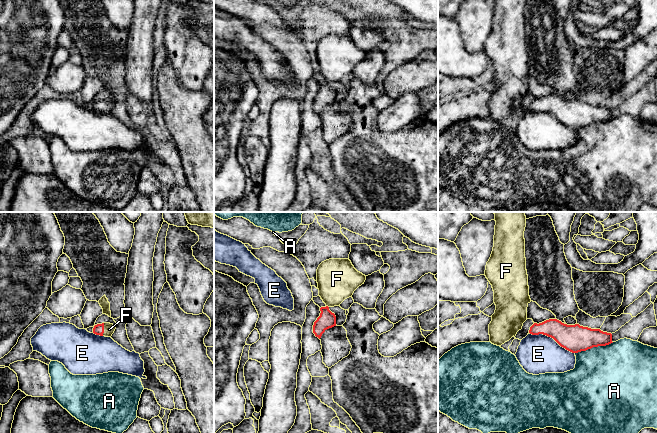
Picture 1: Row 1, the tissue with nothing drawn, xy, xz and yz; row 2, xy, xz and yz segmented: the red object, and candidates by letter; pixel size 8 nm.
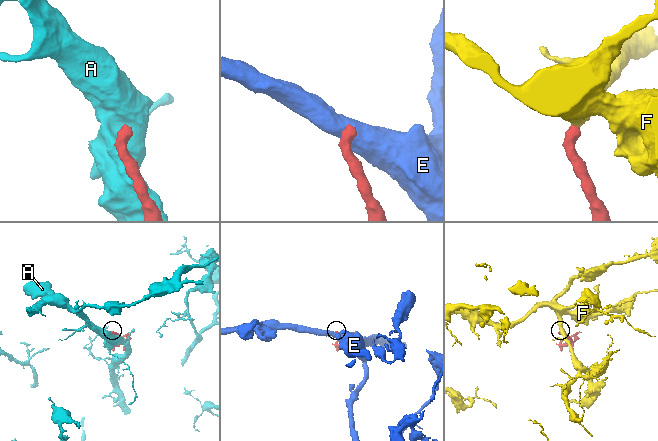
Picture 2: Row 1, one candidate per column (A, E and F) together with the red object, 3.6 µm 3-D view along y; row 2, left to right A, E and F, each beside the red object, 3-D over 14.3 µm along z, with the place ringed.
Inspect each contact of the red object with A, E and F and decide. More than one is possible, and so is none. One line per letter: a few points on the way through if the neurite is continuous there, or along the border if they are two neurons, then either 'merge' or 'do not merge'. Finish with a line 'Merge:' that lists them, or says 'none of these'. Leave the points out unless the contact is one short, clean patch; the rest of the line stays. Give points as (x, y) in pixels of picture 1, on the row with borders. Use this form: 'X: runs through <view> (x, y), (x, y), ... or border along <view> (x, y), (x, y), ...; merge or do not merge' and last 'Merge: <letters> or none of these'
A: do not merge
E: border along yz (530, 333), (550, 336), (561, 346), (574, 353); do not merge
F: runs through xy (98, 329), (103, 329), (109, 329); merge
Merge: F

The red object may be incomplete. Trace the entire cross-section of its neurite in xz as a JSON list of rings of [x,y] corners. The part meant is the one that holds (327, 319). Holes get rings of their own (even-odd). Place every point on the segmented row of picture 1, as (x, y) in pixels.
[[[329,259],[319,265],[319,296],[326,306],[320,308],[320,316],[313,325],[316,337],[320,339],[327,329],[336,326],[336,316],[329,308],[339,306],[345,299],[352,297],[365,280],[366,276],[358,272],[349,259]]]

